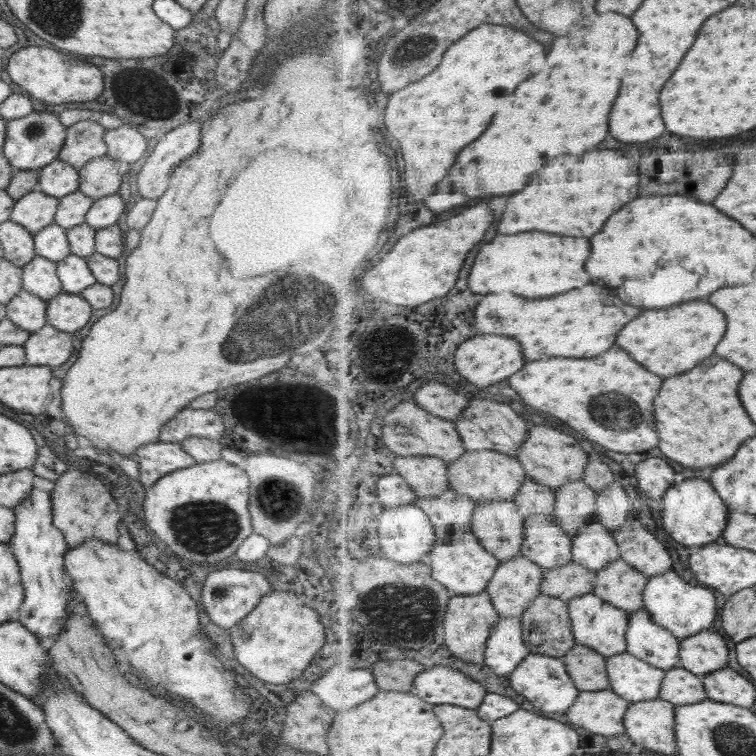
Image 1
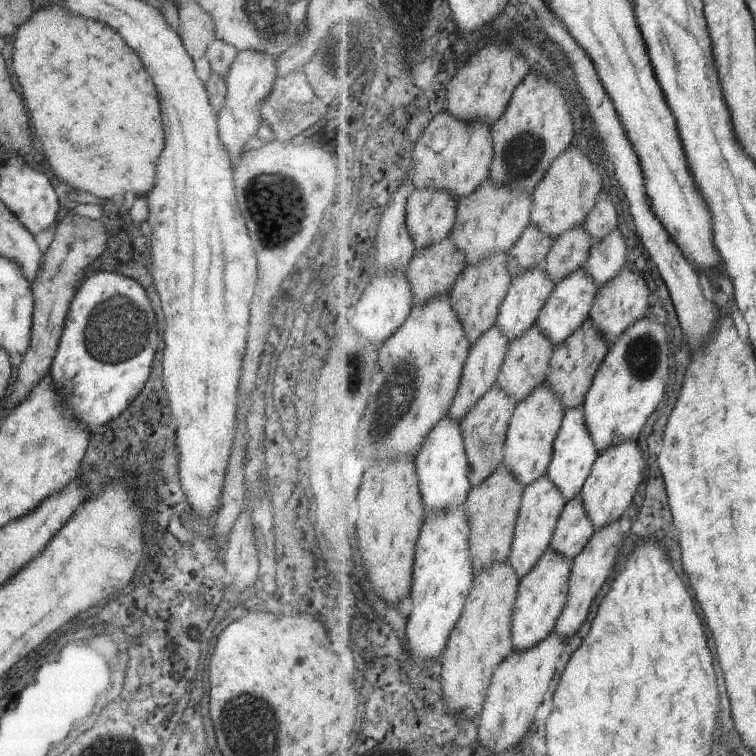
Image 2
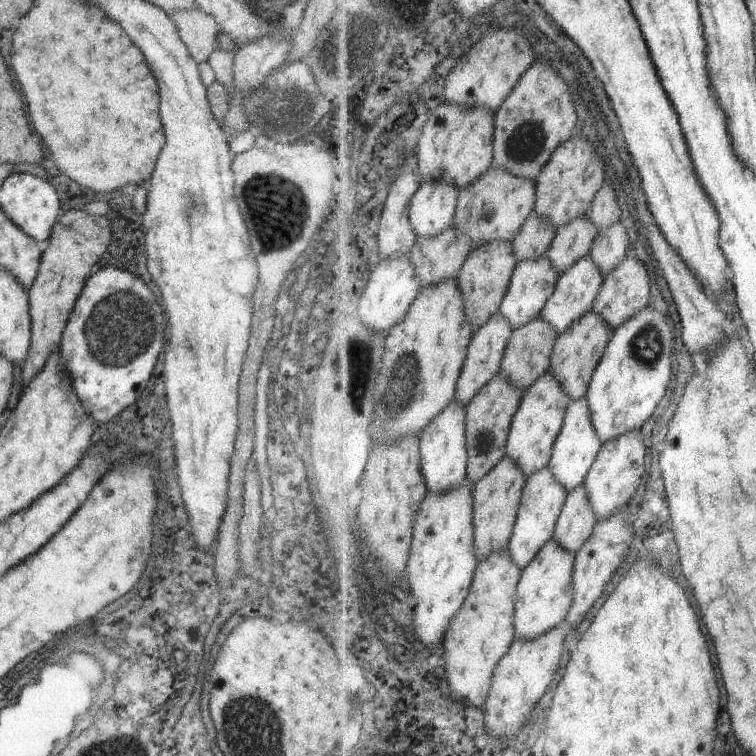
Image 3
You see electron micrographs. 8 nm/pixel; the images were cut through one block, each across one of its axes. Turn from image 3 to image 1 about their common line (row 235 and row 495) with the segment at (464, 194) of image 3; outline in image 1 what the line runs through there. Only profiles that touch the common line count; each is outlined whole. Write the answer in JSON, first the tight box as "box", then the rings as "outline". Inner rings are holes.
{"box":[450,451,527,506],"outline":[[[468,451],[462,459],[452,462],[450,474],[452,489],[472,496],[479,506],[482,506],[490,502],[515,501],[516,494],[526,484],[527,468],[518,457],[508,456],[504,452]]]}

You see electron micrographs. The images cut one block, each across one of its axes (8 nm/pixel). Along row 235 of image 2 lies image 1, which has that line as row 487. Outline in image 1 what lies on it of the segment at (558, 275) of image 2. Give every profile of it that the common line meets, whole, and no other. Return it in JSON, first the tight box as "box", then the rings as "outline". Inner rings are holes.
{"box":[555,480,599,539],"outline":[[[584,480],[566,484],[556,491],[555,515],[573,539],[598,517],[599,499],[599,493]]]}

